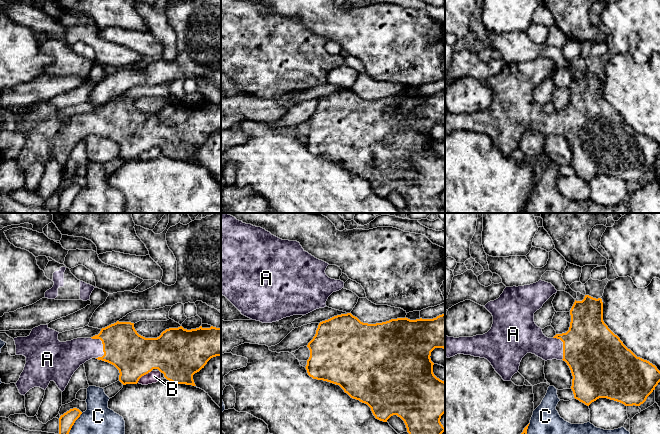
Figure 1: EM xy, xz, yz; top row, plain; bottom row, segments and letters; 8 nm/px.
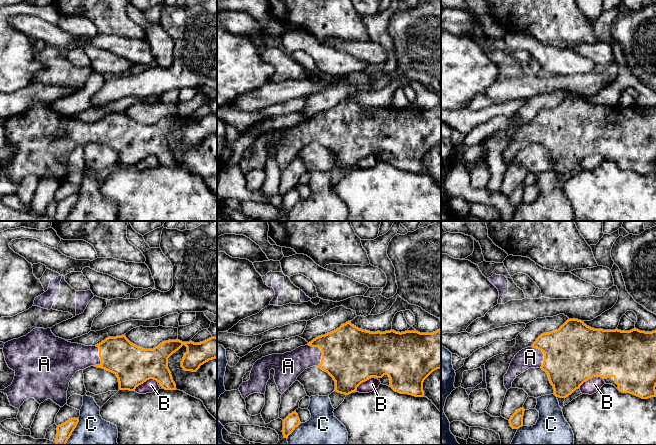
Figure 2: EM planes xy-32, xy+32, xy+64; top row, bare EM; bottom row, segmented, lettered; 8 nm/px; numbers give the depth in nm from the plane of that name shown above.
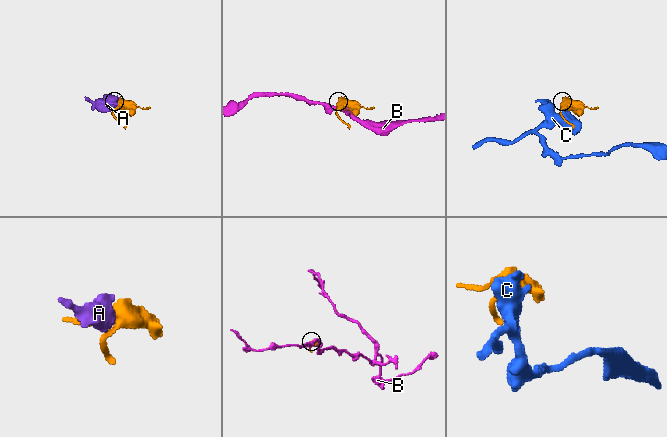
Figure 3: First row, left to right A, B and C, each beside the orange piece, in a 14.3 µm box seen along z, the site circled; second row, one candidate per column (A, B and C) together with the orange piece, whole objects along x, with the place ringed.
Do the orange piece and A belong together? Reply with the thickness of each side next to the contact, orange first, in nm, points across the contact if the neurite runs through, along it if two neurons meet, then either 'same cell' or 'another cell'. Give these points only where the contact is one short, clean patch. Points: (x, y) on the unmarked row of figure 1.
320/220 nm | across xy (131, 129), (119, 120), (102, 119), (97, 123), (76, 128) | same cell

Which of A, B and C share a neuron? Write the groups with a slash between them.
A / B / C

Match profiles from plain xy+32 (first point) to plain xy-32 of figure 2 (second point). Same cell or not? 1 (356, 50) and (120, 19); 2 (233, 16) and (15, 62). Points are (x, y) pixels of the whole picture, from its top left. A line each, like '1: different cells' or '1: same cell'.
1: different cells
2: different cells

